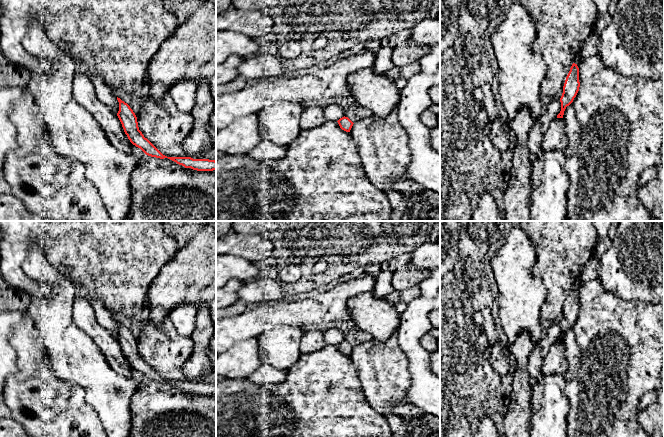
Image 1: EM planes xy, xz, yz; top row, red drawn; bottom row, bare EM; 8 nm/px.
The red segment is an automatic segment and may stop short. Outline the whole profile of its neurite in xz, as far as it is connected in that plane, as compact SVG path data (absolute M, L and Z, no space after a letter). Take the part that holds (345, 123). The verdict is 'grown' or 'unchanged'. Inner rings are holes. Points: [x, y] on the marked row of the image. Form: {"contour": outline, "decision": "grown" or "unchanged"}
{"contour": "M345 116L340 118L337 122L338 122L340 128L346 132L350 132L352 126L354 124L348 117L345 117Z", "decision": "unchanged"}

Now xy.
{"contour": "M117 97L119 111L117 116L130 142L140 148L146 155L160 159L168 158L185 168L197 171L216 170L216 161L209 159L193 159L191 157L167 157L163 155L139 130L137 117L130 106Z", "decision": "unchanged"}

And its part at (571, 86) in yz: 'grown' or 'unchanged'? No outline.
grown

